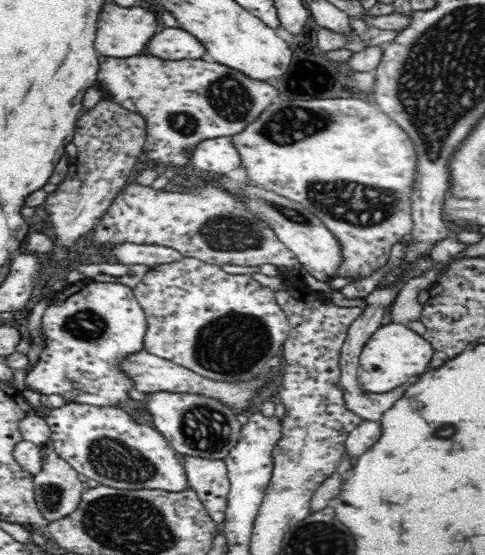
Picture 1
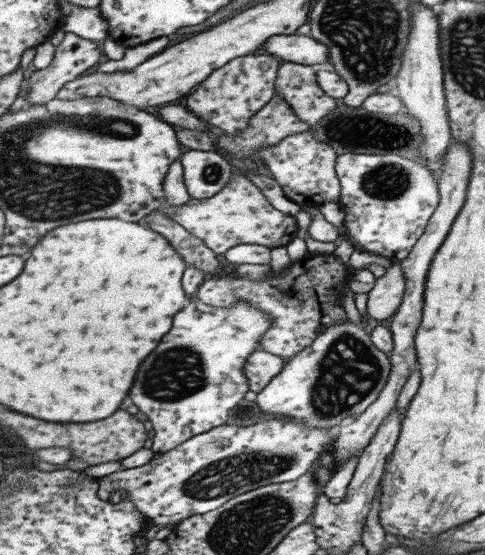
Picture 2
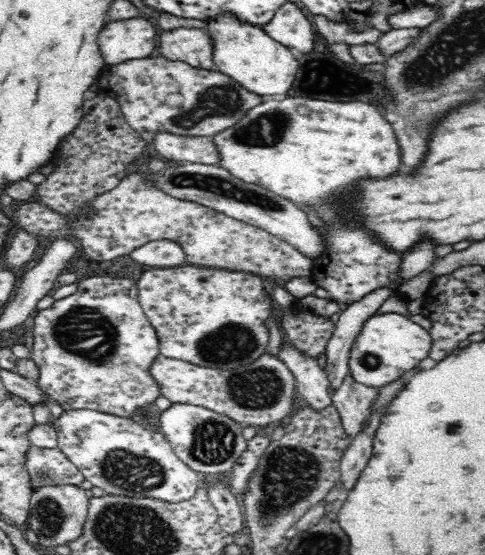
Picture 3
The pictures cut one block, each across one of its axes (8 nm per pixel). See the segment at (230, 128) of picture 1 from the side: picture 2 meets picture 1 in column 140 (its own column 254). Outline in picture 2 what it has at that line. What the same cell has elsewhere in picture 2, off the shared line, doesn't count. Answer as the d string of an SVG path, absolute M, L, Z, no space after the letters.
M244 55L213 70L186 98L186 107L204 122L222 129L228 135L244 131L252 116L268 104L276 94L275 80L280 59L273 55Z

